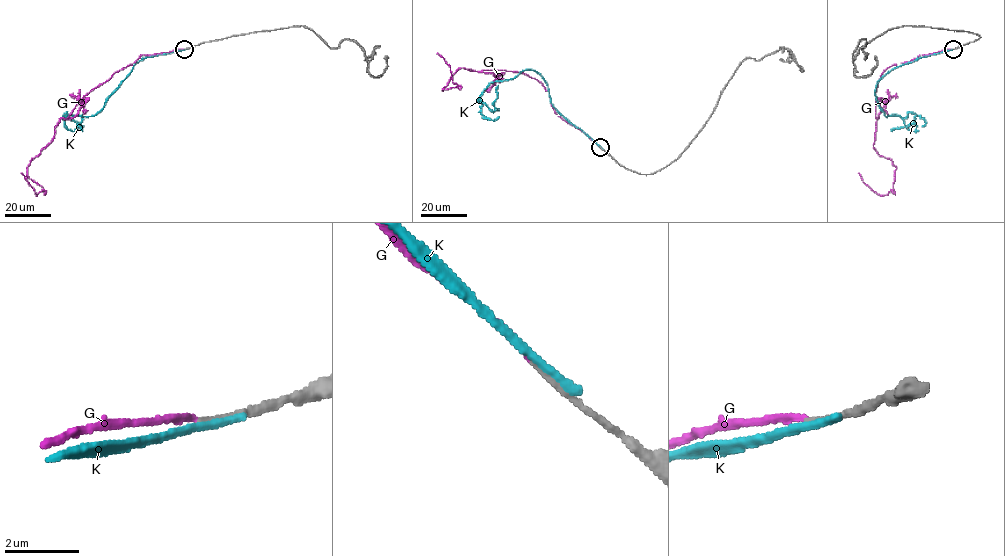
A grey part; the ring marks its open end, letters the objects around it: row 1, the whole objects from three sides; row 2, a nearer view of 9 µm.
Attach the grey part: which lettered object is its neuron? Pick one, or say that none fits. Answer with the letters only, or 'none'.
none

